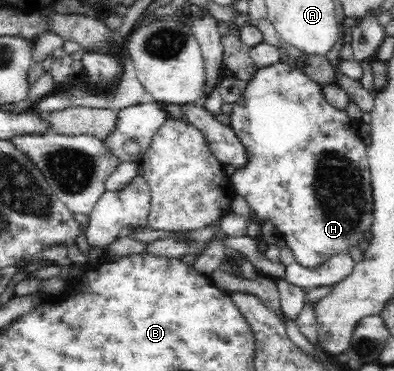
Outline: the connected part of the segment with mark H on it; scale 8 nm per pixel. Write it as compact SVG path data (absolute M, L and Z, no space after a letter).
M276 62L271 66L259 68L253 78L247 81L246 93L242 98L233 104L231 112L231 122L229 126L238 136L244 150L246 150L246 163L244 167L238 167L230 178L232 188L235 193L242 195L251 207L253 213L260 219L270 221L275 229L277 229L284 245L292 251L294 259L300 265L308 268L316 268L322 262L328 261L335 254L342 252L349 253L351 247L357 246L360 239L364 237L366 231L370 231L373 222L373 187L371 186L371 173L369 170L369 159L367 156L368 146L362 142L359 137L358 128L355 121L348 117L344 110L336 113L336 108L330 105L323 97L323 90L319 83L308 77L308 74L302 73L300 70L294 70L285 62Z

